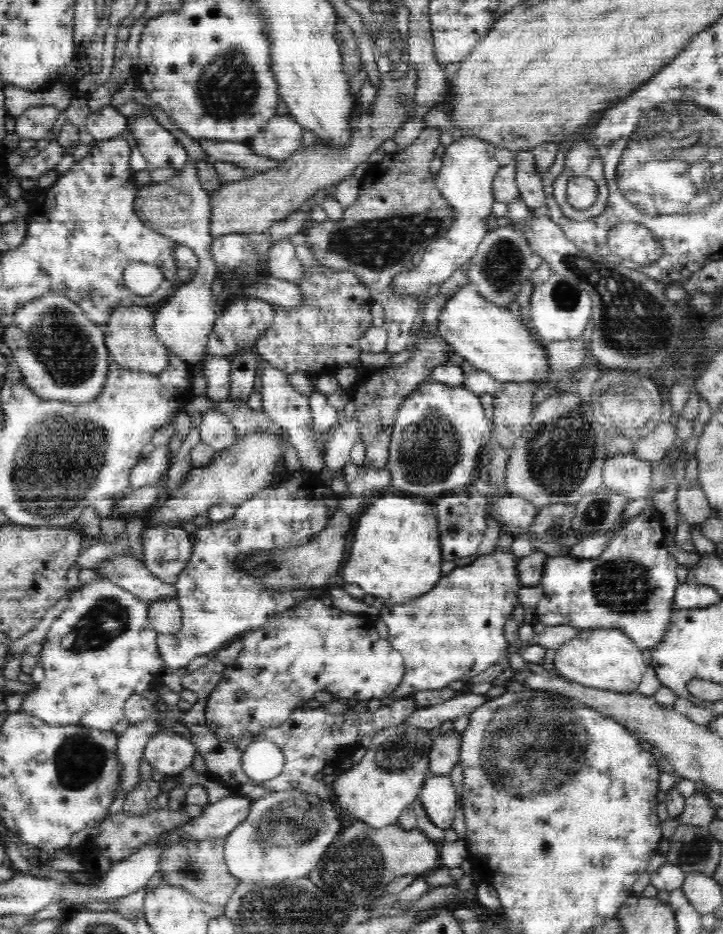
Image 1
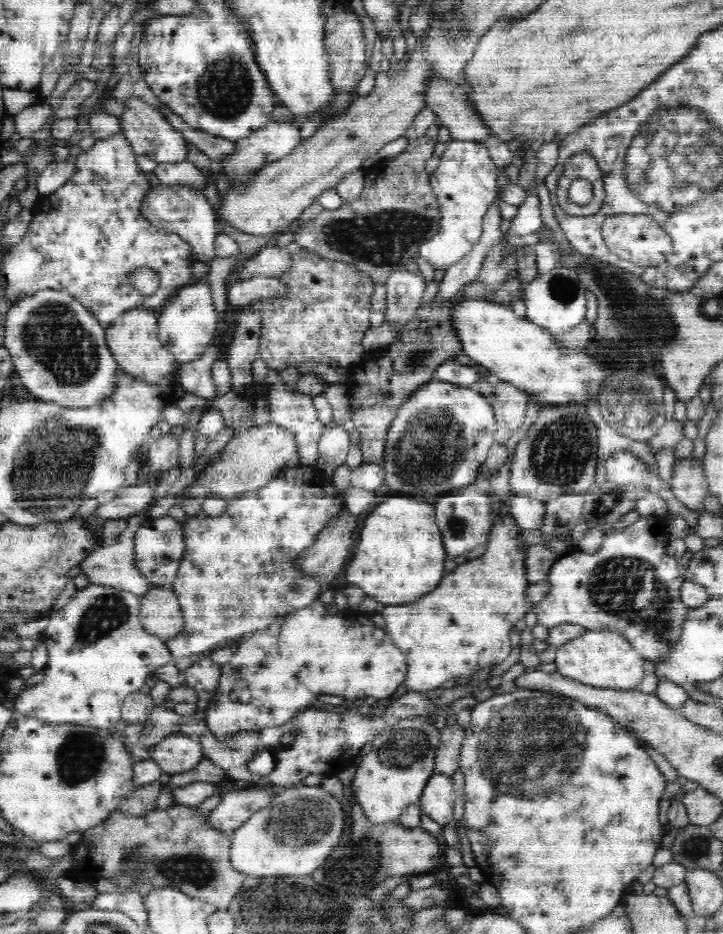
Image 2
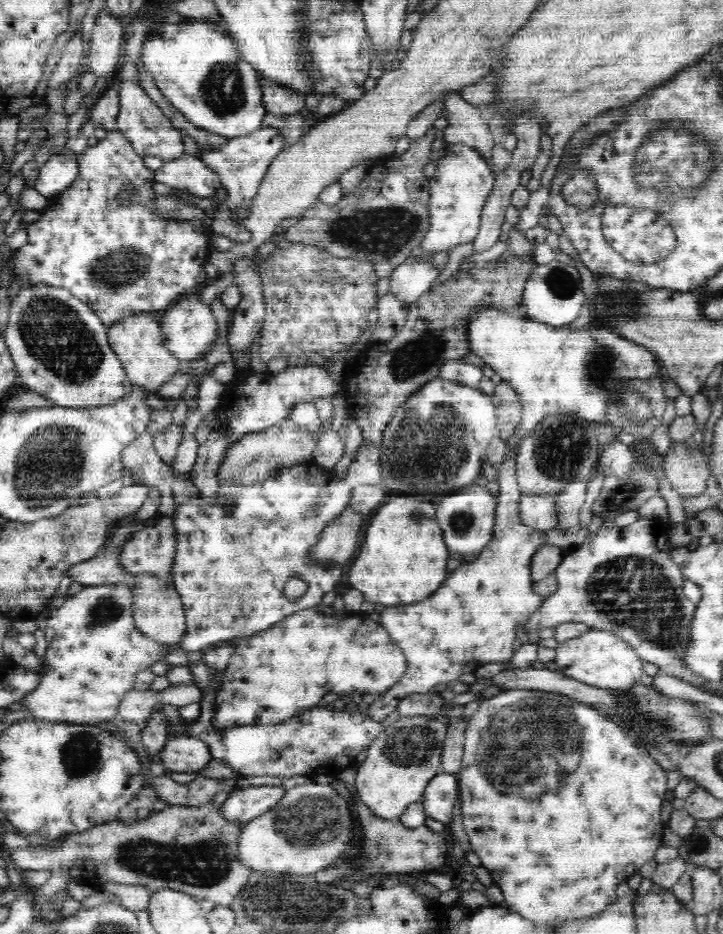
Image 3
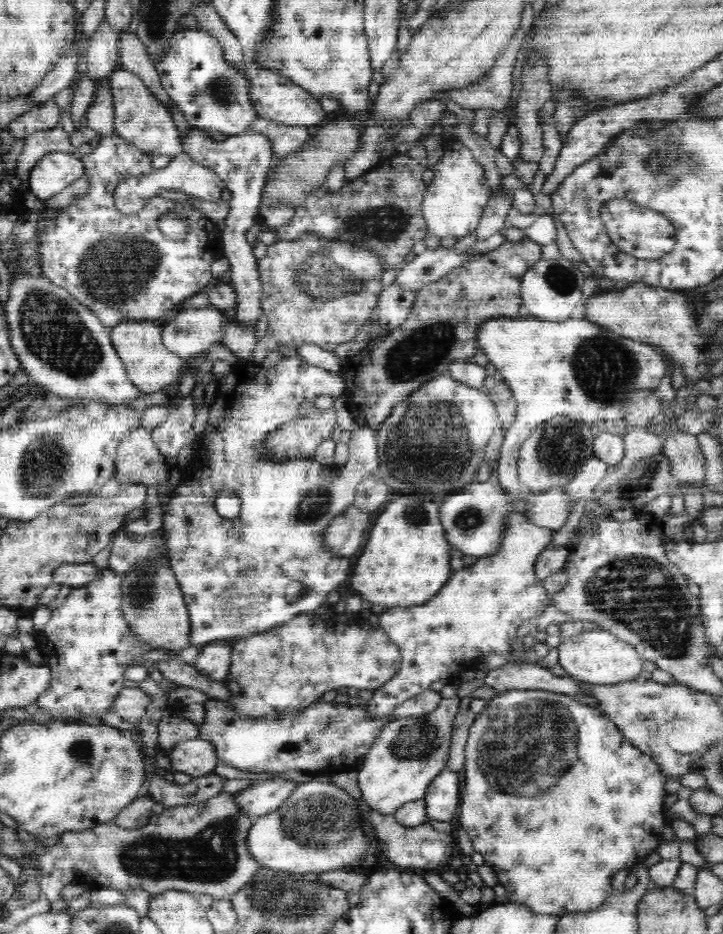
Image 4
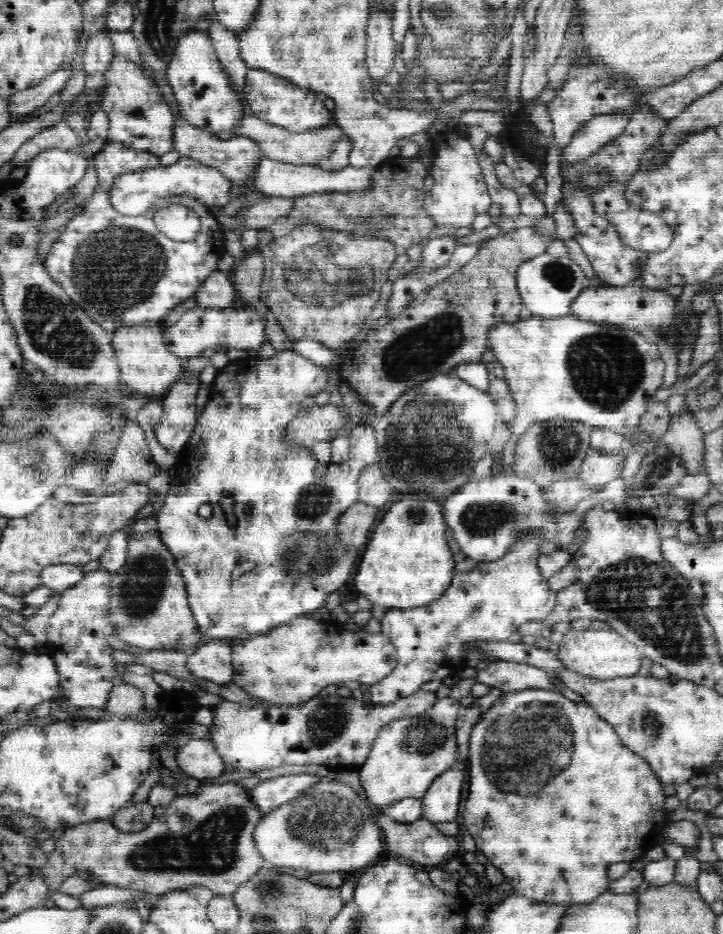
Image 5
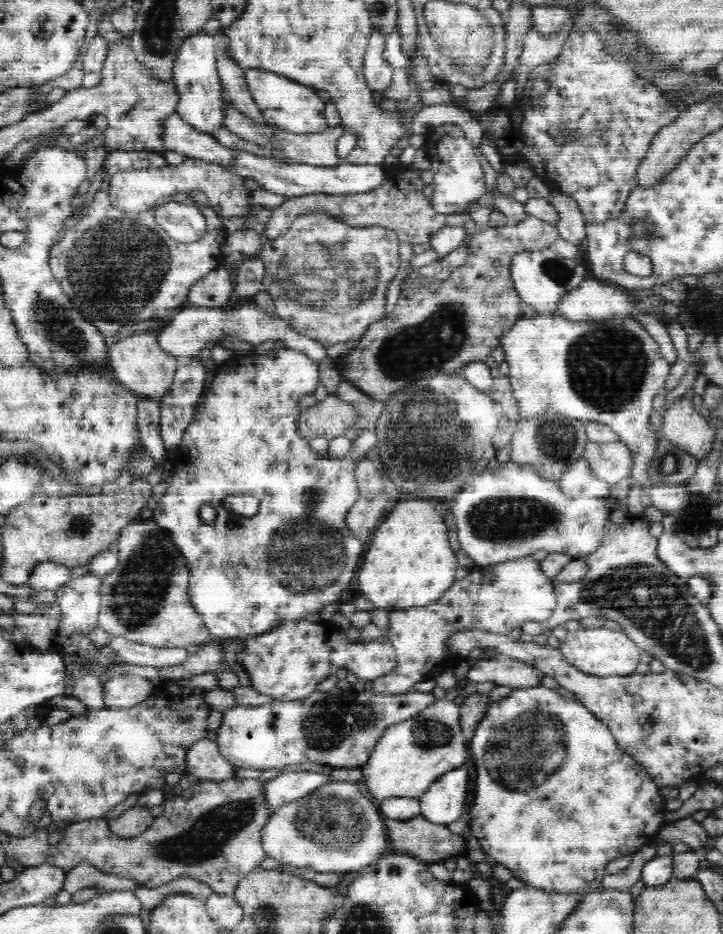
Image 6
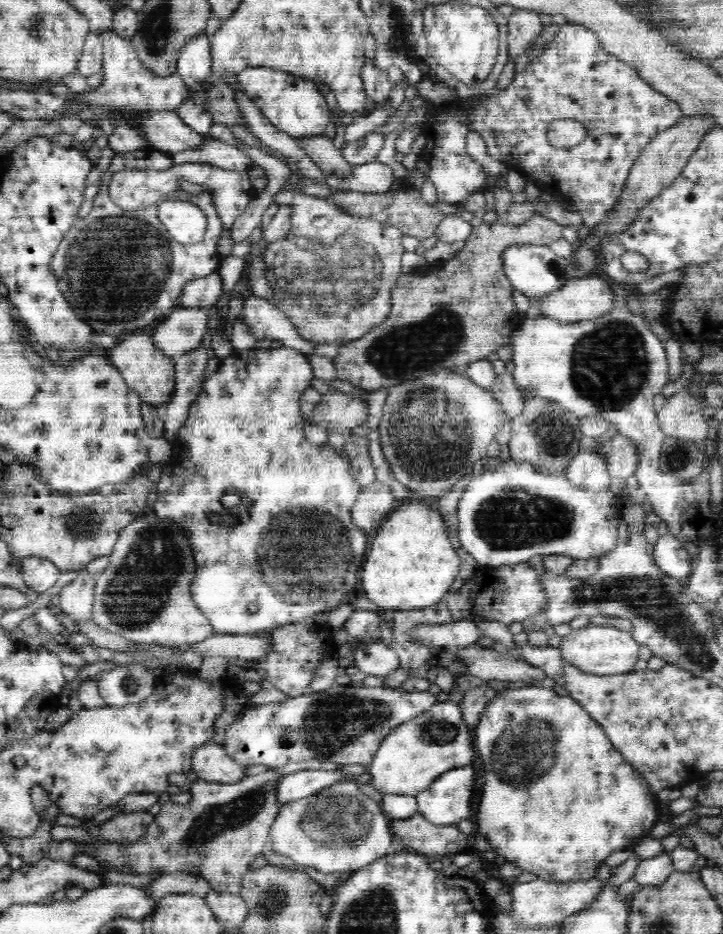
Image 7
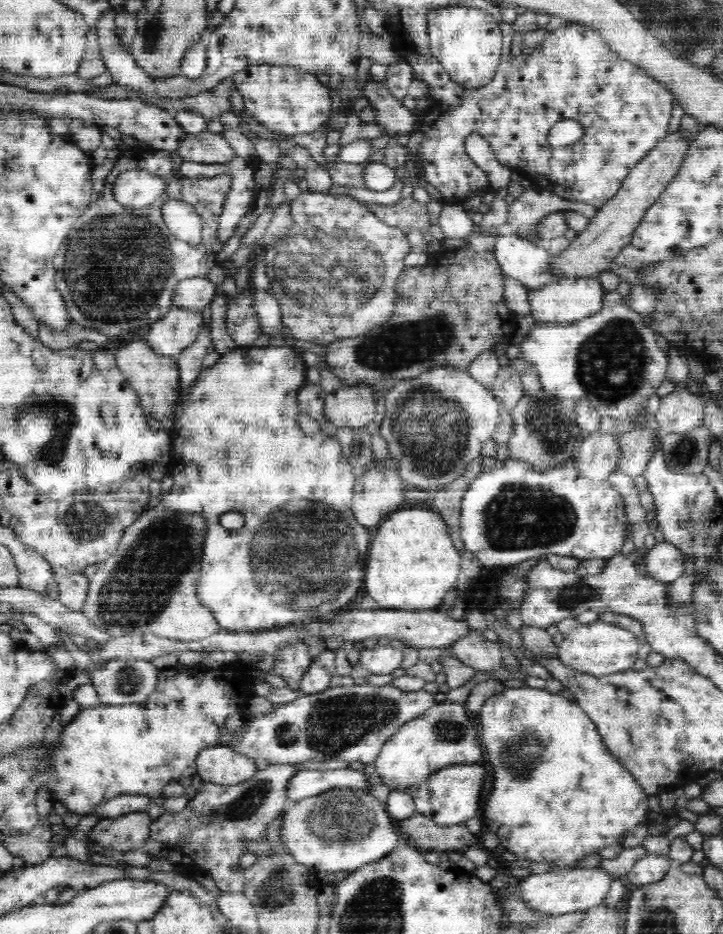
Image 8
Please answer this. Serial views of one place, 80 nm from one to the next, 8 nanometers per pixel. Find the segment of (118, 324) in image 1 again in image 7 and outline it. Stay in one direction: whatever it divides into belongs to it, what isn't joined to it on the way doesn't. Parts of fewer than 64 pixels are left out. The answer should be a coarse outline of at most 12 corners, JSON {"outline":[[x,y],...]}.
{"outline":[[148,331],[109,349],[112,366],[144,404],[164,407],[175,360]]}

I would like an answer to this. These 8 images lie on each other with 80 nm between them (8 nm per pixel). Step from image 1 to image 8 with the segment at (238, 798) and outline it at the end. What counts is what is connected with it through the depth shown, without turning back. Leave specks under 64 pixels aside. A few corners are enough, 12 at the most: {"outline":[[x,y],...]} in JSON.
{"outline":[[302,770],[287,786],[289,804],[332,789],[383,784],[364,772]]}

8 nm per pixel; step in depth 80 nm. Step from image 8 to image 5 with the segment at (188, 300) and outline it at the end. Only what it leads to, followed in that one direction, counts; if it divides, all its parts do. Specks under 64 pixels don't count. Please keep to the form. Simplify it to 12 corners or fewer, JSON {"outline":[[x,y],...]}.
{"outline":[[218,269],[194,298],[204,308],[237,305],[232,284]]}

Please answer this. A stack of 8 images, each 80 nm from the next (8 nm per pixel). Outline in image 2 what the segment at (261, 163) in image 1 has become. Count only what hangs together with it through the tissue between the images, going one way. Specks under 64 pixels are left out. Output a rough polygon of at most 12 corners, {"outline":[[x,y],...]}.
{"outline":[[171,108],[162,114],[184,141],[213,163],[234,152],[234,142],[194,130]]}

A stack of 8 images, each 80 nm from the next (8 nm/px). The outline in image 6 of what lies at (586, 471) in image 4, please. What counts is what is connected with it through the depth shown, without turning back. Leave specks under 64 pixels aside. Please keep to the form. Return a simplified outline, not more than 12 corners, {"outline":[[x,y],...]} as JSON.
{"outline":[[588,440],[591,474],[608,485],[626,479],[631,450],[620,440]]}

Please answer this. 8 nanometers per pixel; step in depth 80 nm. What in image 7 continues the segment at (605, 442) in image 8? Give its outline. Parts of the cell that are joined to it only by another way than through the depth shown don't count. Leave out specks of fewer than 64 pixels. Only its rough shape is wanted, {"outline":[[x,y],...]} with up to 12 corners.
{"outline":[[598,447],[581,448],[564,472],[588,491],[612,480]]}

